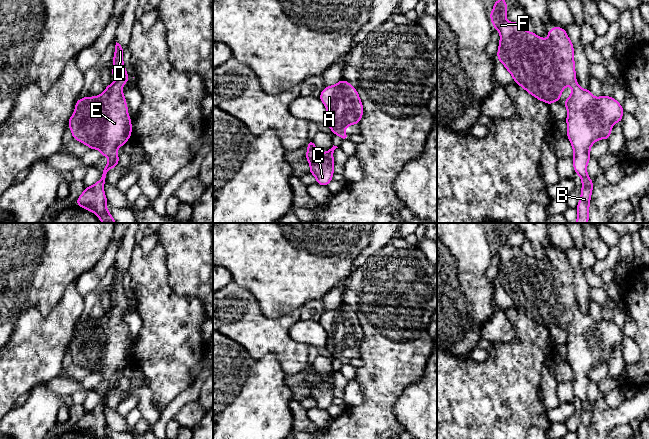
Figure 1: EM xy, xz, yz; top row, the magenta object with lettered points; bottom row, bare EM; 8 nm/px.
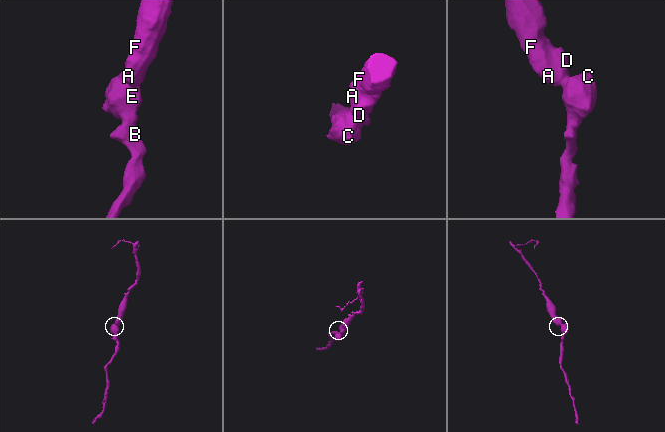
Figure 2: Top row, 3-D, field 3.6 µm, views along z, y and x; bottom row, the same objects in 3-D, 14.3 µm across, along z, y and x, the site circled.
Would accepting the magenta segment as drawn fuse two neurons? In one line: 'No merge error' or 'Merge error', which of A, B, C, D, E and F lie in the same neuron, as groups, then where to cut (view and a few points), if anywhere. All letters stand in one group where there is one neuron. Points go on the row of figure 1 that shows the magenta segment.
No merge error. Groups: A B C D E F. No split

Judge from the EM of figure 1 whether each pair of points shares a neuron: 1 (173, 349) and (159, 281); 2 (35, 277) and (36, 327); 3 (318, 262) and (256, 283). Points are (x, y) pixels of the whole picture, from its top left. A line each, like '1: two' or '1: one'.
1: one
2: two
3: one

